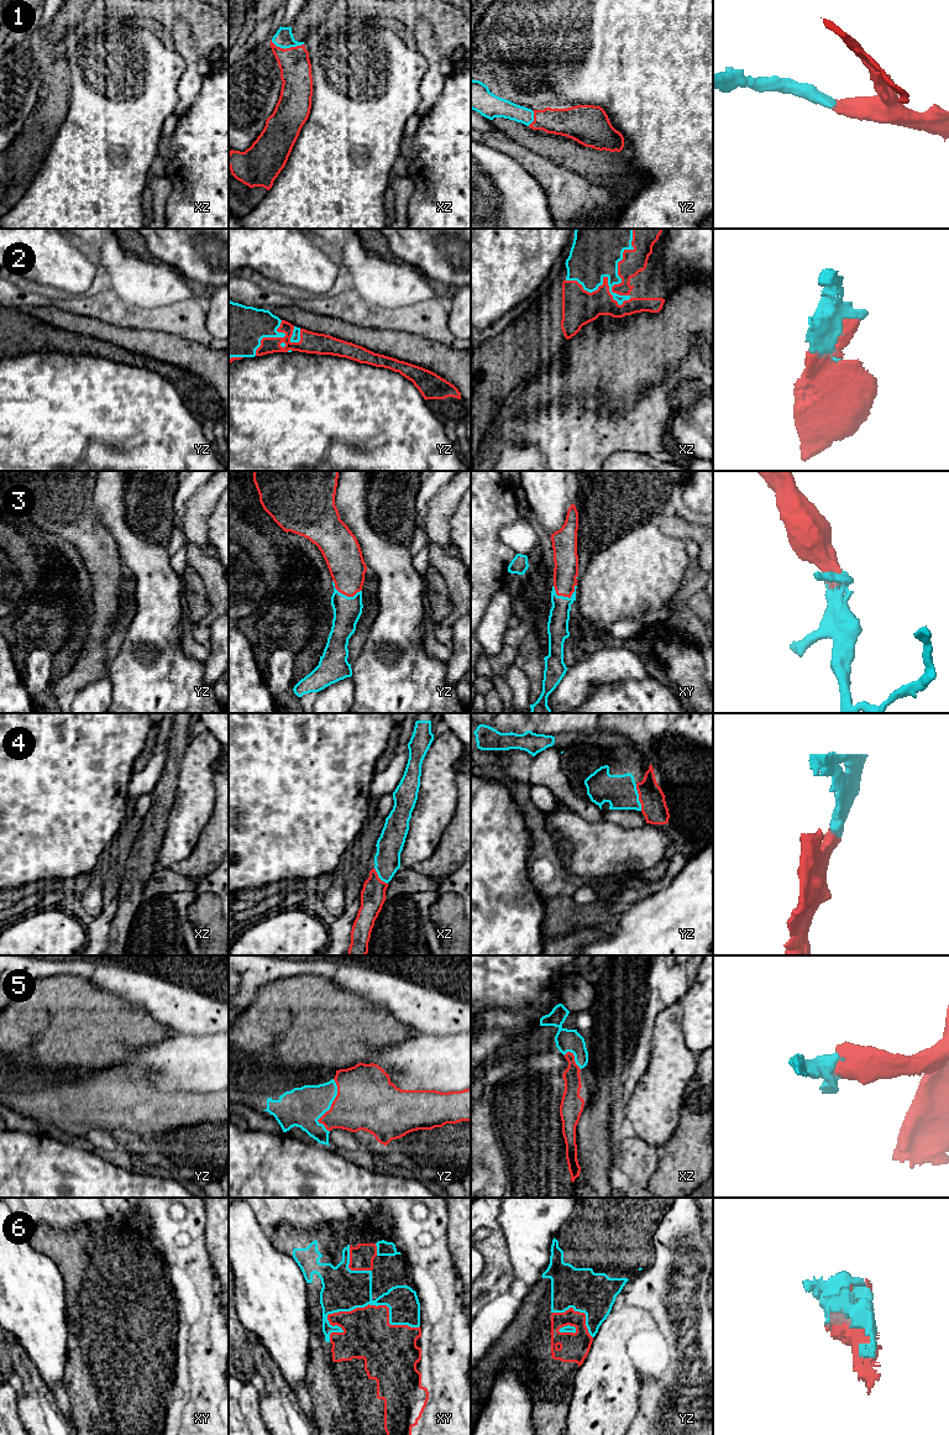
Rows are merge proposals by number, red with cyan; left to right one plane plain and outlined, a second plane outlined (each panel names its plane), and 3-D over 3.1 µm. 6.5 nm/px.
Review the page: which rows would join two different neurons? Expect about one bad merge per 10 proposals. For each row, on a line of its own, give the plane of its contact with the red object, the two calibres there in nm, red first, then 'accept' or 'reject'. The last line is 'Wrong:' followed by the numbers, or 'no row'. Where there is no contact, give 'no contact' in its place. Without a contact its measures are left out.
1: contact in xz; calibres 200 and 120 nm; accept
2: contact in xz; calibres 160 and 320 nm; accept
3: contact in xy; calibres 160 and 140 nm; accept
4: contact in yz; calibres 160 and 220 nm; accept
5: contact in yz; calibres 380 and 260 nm; accept
6: contact in xy; calibres 320 and 260 nm; accept
Wrong: no row

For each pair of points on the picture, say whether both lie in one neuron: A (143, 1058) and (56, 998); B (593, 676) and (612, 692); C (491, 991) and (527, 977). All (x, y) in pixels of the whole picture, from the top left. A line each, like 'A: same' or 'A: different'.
A: different
B: different
C: same

